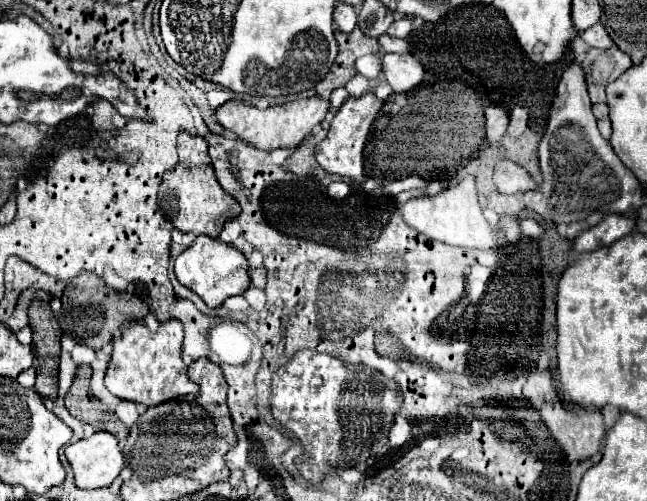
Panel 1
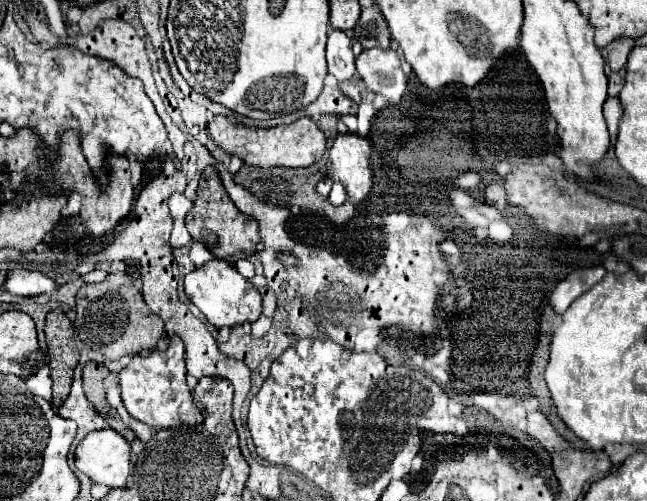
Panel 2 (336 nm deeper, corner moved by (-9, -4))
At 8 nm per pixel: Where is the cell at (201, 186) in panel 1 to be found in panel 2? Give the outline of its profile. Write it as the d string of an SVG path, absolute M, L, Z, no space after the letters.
M207 166L201 174L197 198L193 202L191 212L187 214L187 230L193 236L193 240L199 240L215 258L227 260L229 264L253 256L257 252L257 244L261 242L257 222L235 208L213 166Z

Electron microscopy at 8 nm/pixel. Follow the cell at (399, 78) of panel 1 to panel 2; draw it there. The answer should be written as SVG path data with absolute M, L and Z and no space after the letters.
M363 50L355 58L355 70L373 94L381 94L391 104L399 104L407 88L407 78L401 70L399 54L395 50Z

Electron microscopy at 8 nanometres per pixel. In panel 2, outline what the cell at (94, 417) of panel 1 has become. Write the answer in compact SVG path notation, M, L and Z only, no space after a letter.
M87 362L83 368L83 390L87 400L93 404L93 408L107 420L107 424L111 422L111 418L121 418L107 402L105 398L105 388L103 388L103 380L107 376L107 368L99 362Z

